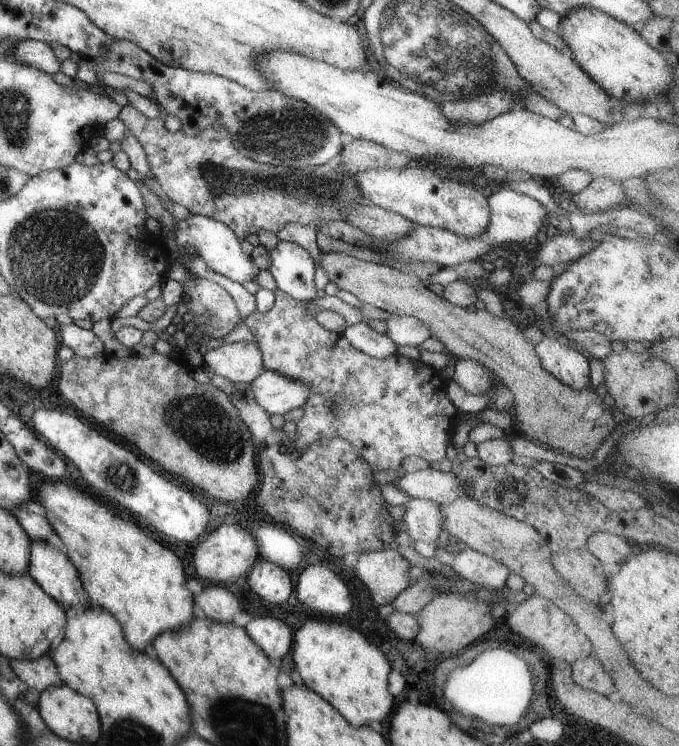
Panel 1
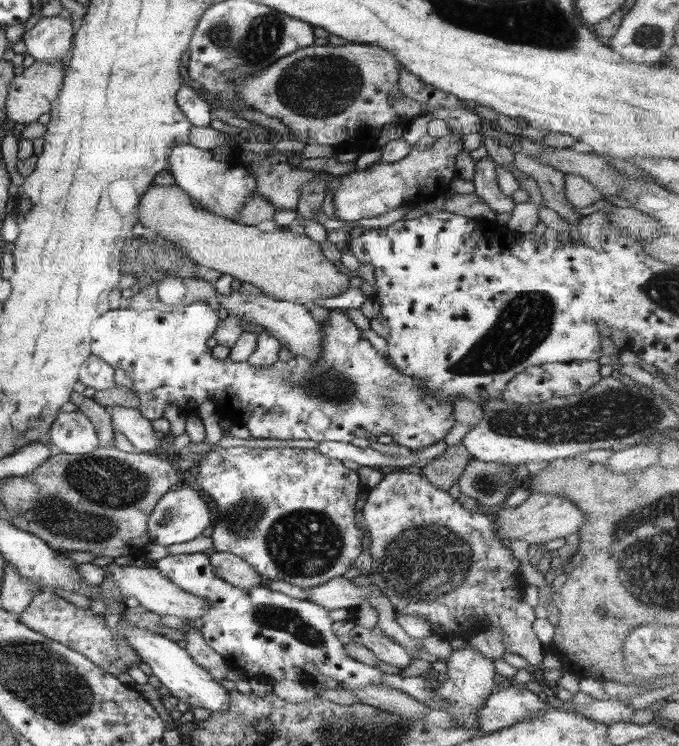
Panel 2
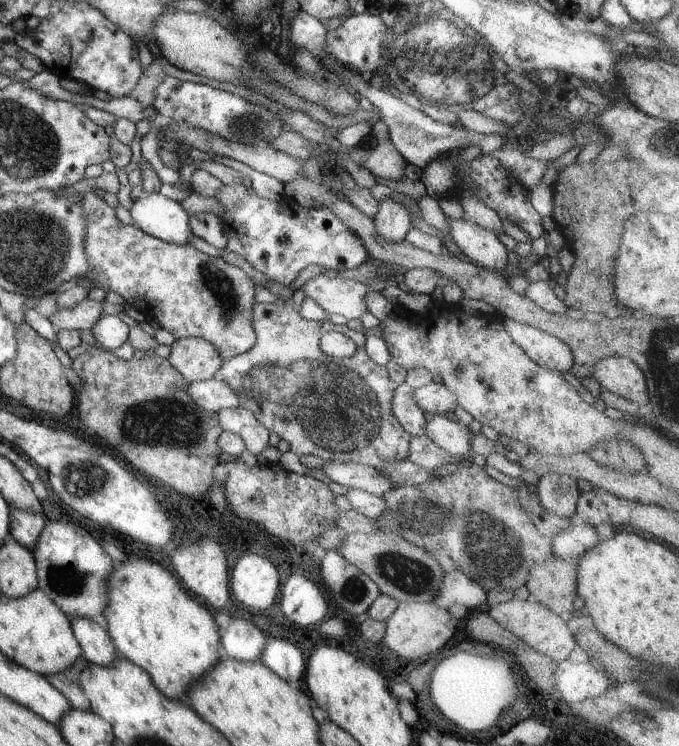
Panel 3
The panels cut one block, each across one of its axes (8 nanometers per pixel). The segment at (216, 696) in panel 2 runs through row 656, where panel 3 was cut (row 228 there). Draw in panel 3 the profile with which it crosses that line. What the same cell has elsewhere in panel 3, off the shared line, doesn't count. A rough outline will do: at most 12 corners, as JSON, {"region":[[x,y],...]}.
{"region":[[161,193],[132,200],[133,222],[150,236],[191,245],[188,212]]}

